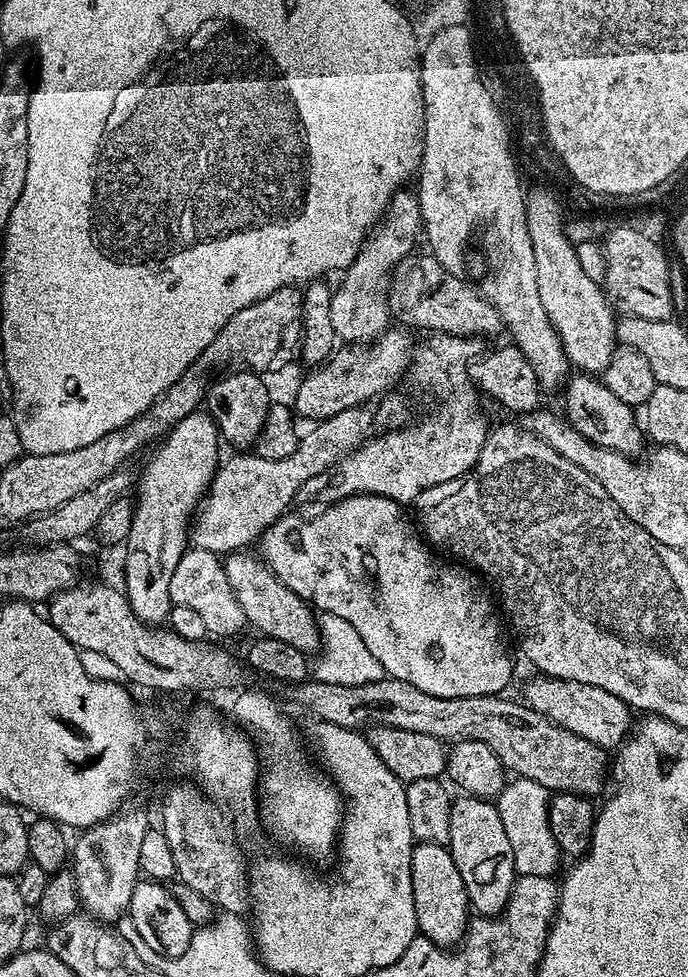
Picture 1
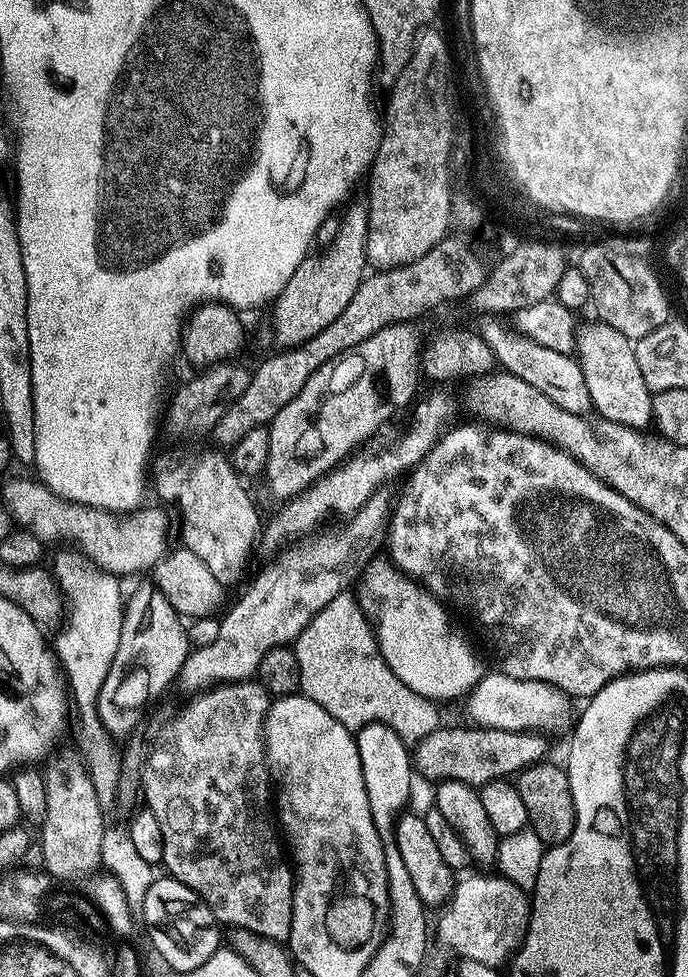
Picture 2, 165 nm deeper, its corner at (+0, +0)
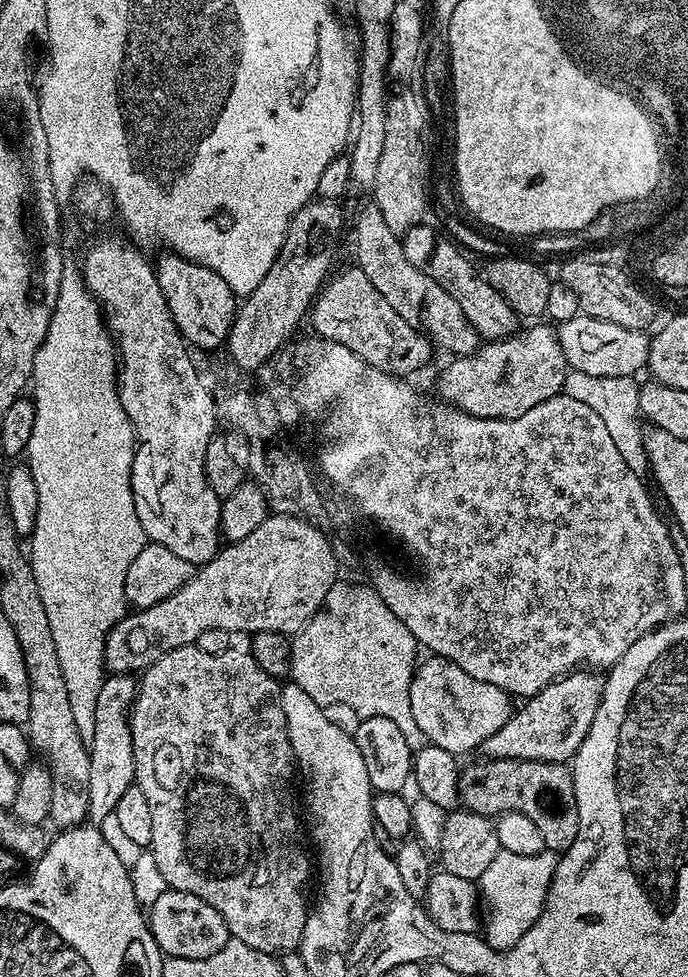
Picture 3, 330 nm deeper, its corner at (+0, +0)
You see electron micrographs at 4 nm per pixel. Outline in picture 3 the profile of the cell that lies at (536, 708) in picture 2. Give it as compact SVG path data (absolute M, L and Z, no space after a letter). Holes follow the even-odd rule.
M428 658L419 665L413 674L410 686L410 707L414 712L414 719L418 724L427 743L442 746L442 750L450 750L453 754L472 752L479 749L494 734L494 730L502 730L514 711L513 697L503 692L498 686L490 686L490 682L478 682L478 678L470 678L466 670L462 670L454 662L439 658Z

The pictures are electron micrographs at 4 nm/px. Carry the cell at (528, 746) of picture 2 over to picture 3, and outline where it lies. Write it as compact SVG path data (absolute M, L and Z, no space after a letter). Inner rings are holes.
M577 670L553 680L538 695L527 697L502 730L494 730L494 734L486 738L483 755L490 760L537 760L567 765L582 746L594 722L594 714L598 714L605 681L603 675L592 670Z

